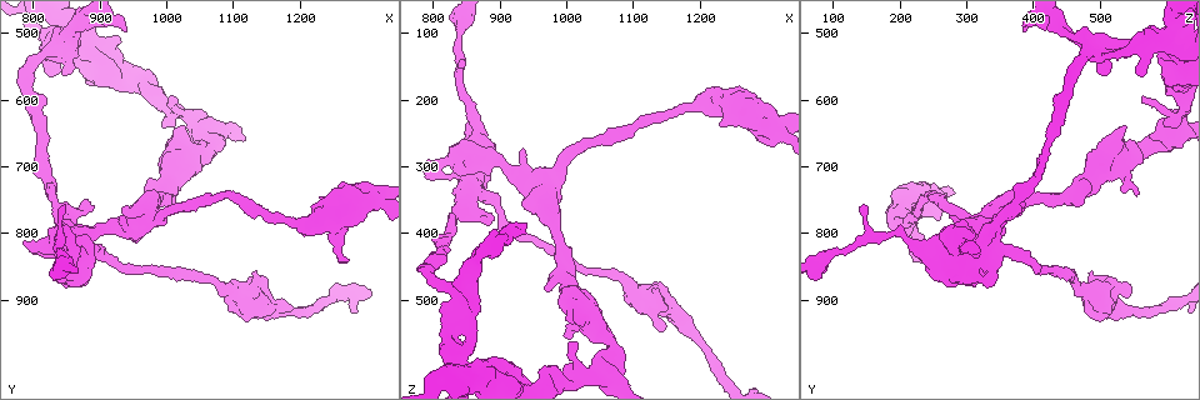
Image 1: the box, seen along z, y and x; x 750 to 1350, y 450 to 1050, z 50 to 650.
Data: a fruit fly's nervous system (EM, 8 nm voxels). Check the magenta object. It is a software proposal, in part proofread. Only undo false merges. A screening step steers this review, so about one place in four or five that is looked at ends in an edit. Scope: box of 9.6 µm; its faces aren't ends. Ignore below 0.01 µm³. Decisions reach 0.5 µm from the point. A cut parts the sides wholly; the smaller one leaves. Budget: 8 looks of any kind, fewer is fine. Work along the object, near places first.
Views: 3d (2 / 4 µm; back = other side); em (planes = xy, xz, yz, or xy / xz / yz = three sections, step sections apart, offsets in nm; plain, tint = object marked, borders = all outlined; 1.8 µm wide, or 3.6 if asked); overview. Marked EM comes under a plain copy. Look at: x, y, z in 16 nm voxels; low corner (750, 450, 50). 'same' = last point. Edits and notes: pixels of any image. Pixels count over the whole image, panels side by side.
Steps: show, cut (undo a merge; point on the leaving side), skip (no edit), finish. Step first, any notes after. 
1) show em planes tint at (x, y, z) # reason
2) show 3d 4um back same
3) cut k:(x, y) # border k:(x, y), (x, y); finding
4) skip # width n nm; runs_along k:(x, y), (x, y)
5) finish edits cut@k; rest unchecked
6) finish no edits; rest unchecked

show em planes tint at (1035, 700, 520) # four or more arms meet

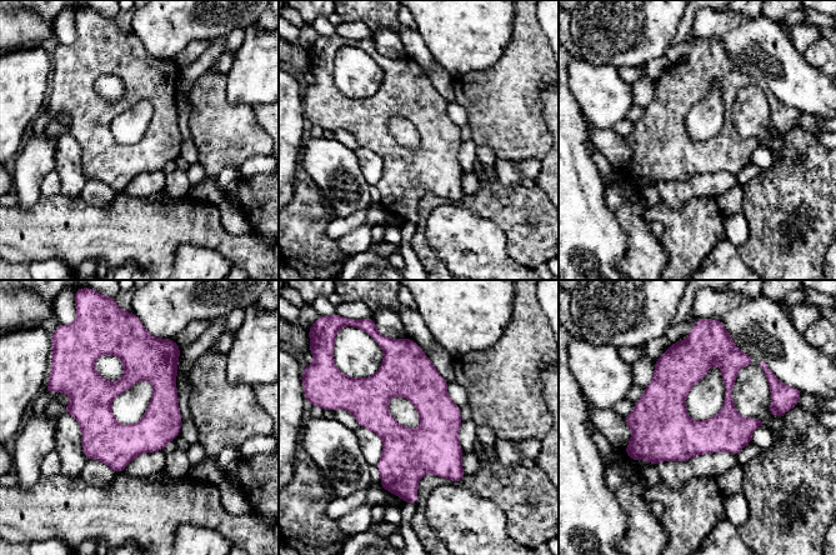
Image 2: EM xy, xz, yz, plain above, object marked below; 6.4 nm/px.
skip # all the same neuron

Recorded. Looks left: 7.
show em 3.6um xz step 16 tint at (835, 510, 600) # abrupt turn

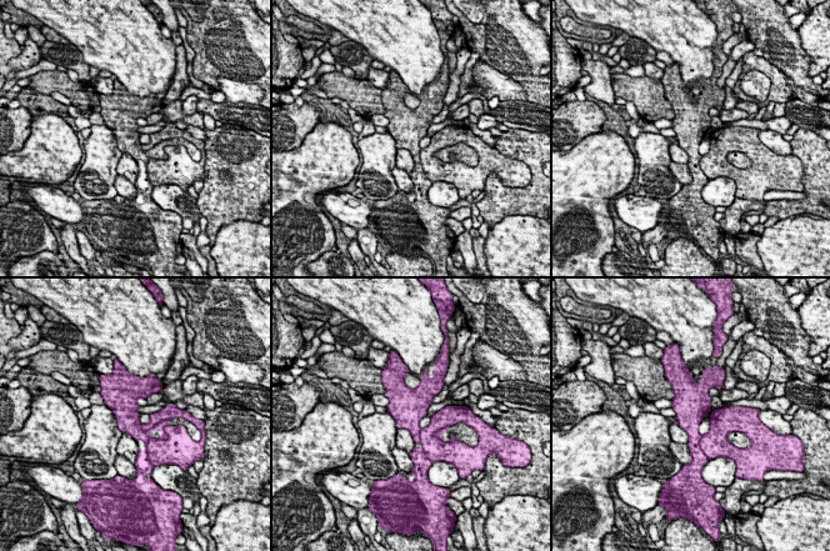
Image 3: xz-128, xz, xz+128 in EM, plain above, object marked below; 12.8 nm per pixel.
cut 3:(136, 432) # border 3:(170, 417), (146, 430), (139, 427); two neurons meet here

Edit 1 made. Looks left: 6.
show 3d 2um at (1015, 615, 620) # three arms meet

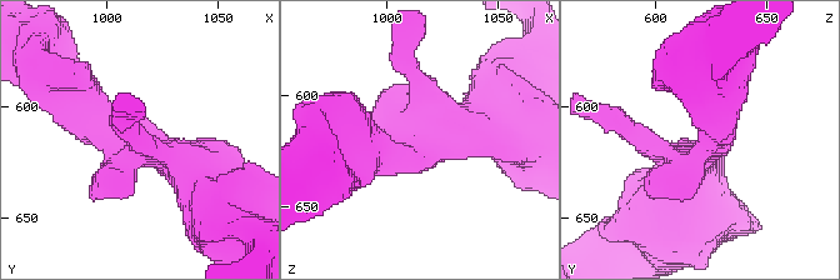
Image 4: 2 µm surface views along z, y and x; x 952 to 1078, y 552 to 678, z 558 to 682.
show em planes tint at (1008, 621, 621) # now the EM

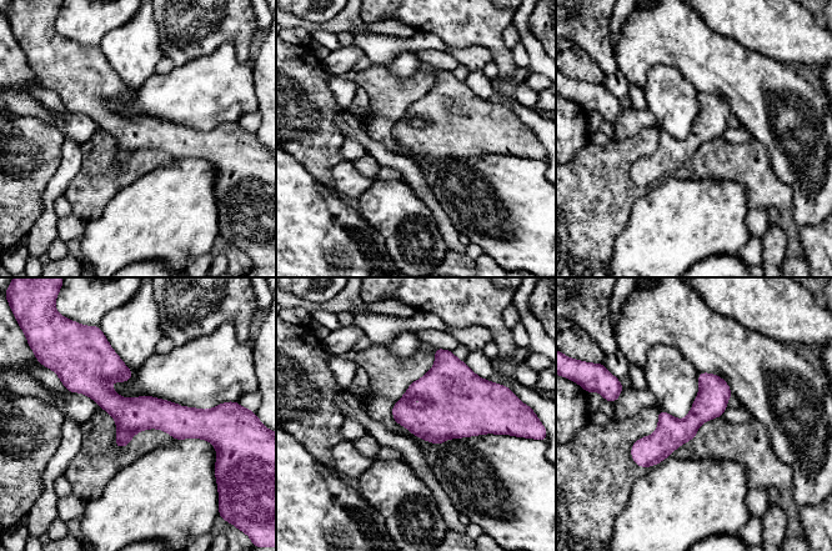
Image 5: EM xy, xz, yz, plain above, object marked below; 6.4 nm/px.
skip # width 200 nm; continuous, no second neuron

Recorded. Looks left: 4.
finish edits cut@3; rest unchecked

